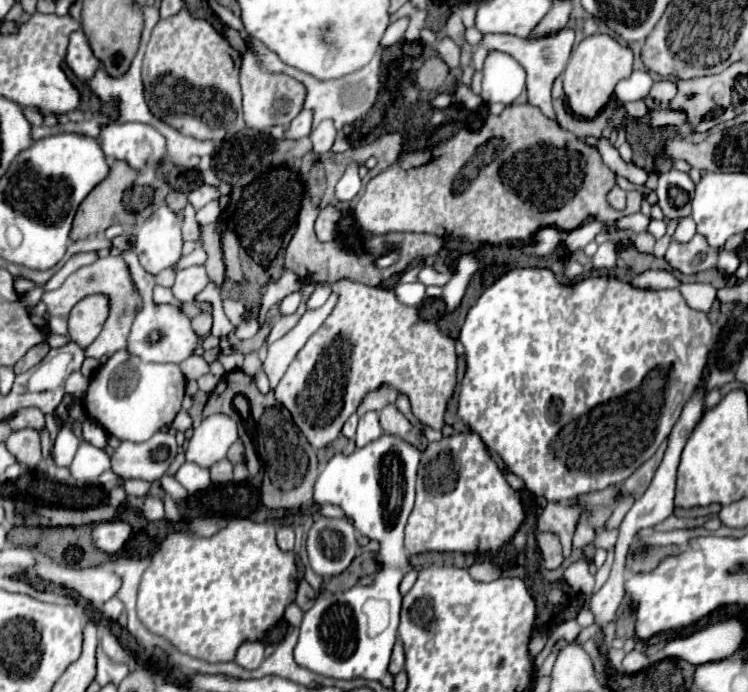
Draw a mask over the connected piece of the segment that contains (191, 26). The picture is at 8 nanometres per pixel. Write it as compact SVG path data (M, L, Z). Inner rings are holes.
M184 8L172 18L160 20L156 28L152 30L152 38L150 38L150 44L144 56L144 66L142 66L146 102L154 116L164 120L172 128L180 130L182 134L220 142L226 138L228 132L230 136L234 136L244 128L238 72L240 72L240 54L206 20L192 18L190 12Z

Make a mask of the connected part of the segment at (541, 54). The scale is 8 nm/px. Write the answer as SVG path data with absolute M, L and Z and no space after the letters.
M564 28L564 30L552 32L552 34L546 34L546 36L538 36L538 38L516 38L516 36L510 36L510 34L486 34L482 44L474 50L472 66L476 70L482 70L482 64L484 64L486 54L490 50L500 50L500 52L506 52L506 54L514 56L524 66L524 70L528 74L528 80L526 80L528 102L532 106L538 106L544 116L556 120L554 106L552 106L552 82L564 72L564 68L568 64L568 58L574 50L574 38L576 38L576 34L574 34L572 28Z

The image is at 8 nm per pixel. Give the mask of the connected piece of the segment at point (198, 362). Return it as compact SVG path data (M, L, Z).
M193 354L181 363L180 369L186 380L198 380L210 372L209 364L200 355Z

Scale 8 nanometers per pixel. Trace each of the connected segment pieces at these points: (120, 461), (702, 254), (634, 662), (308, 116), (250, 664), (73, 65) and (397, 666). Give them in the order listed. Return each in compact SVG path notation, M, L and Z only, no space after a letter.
M156 432L146 442L122 442L112 454L112 470L120 478L158 480L178 454L172 432Z
M696 234L690 244L672 242L666 252L666 262L682 274L698 274L702 270L714 268L718 260L718 250L710 248L704 236Z
M638 650L628 652L628 654L626 654L626 658L624 658L624 662L622 662L622 666L624 666L624 672L626 672L626 674L636 674L636 672L640 672L640 670L648 668L650 664L652 664L652 662L650 662L648 654L638 652Z
M302 110L302 112L286 126L284 138L288 138L288 140L304 138L304 136L308 136L310 126L312 126L312 112L310 112L310 110Z
M246 642L236 654L236 664L244 670L256 670L264 660L264 642Z
M76 30L76 32L70 34L70 44L68 44L68 52L66 52L66 64L70 66L70 70L80 80L88 80L98 68L98 60L94 58L82 30Z
M396 640L394 650L392 650L392 660L390 660L390 674L398 674L404 668L404 648L400 646L400 640Z

